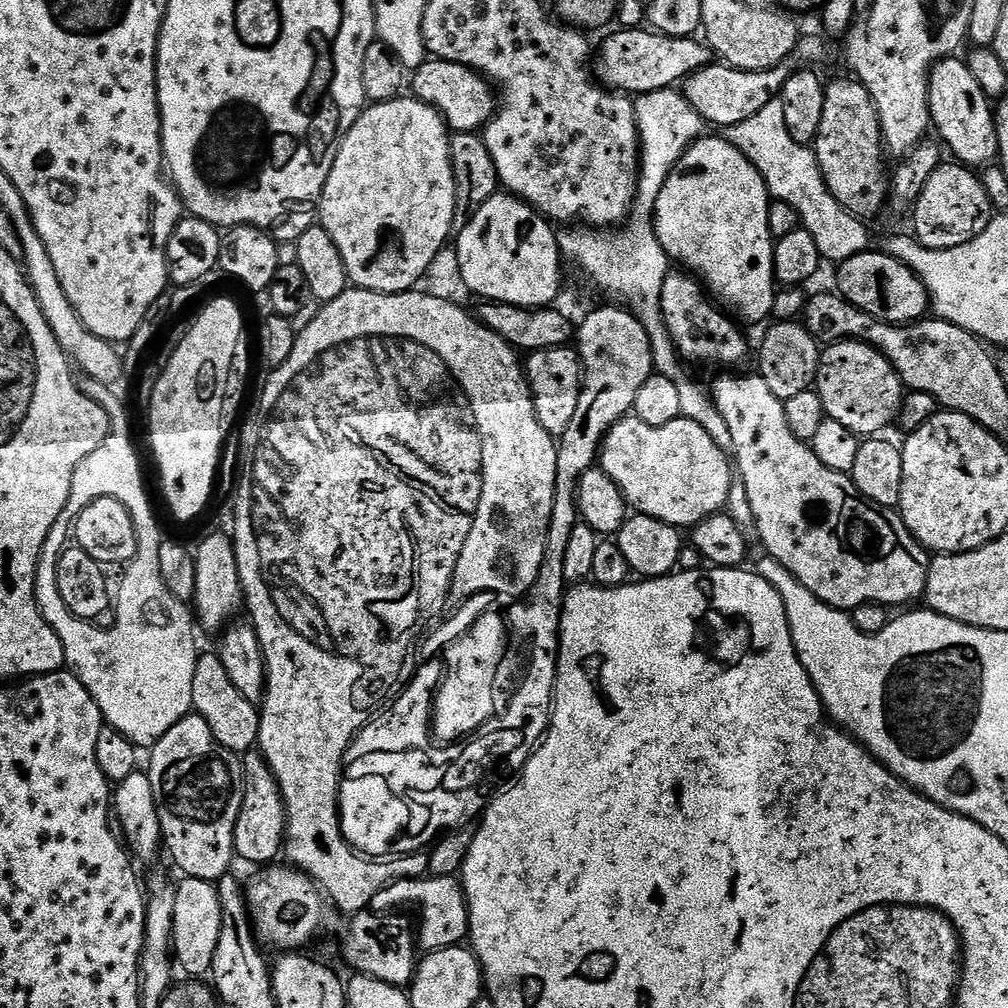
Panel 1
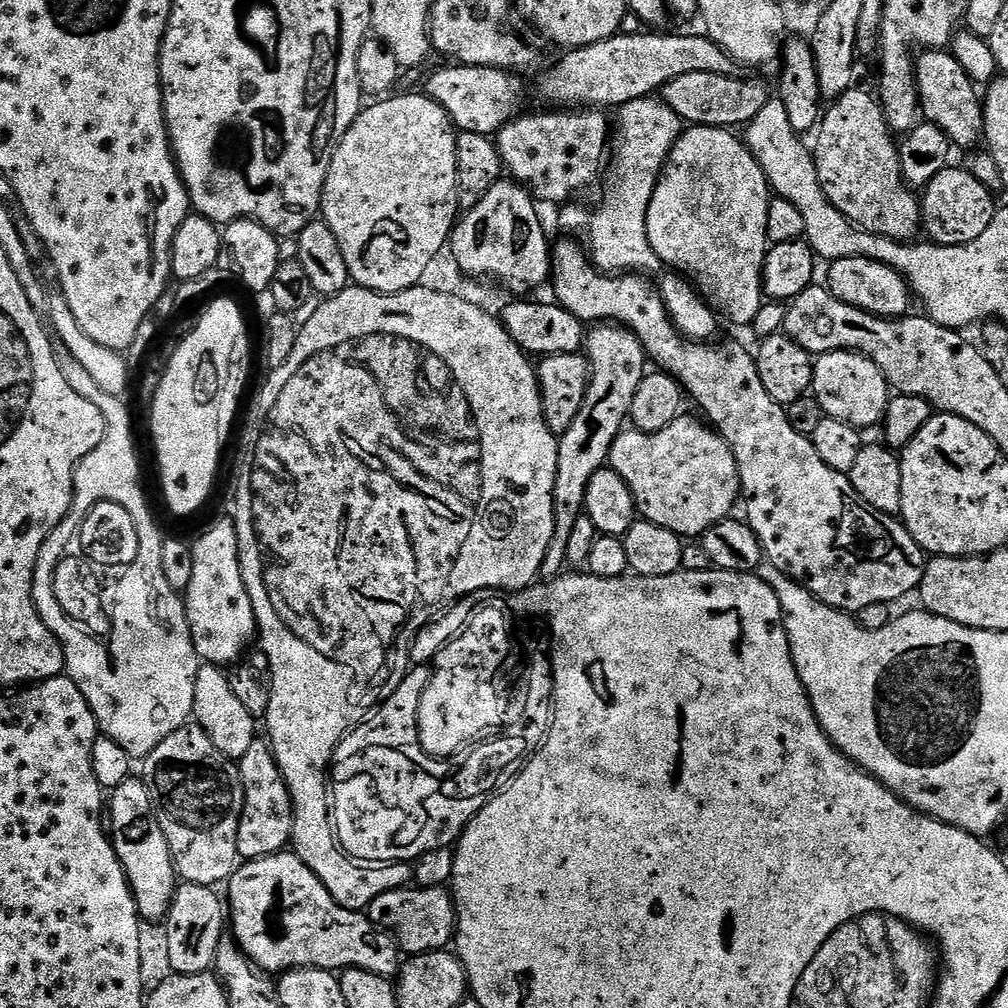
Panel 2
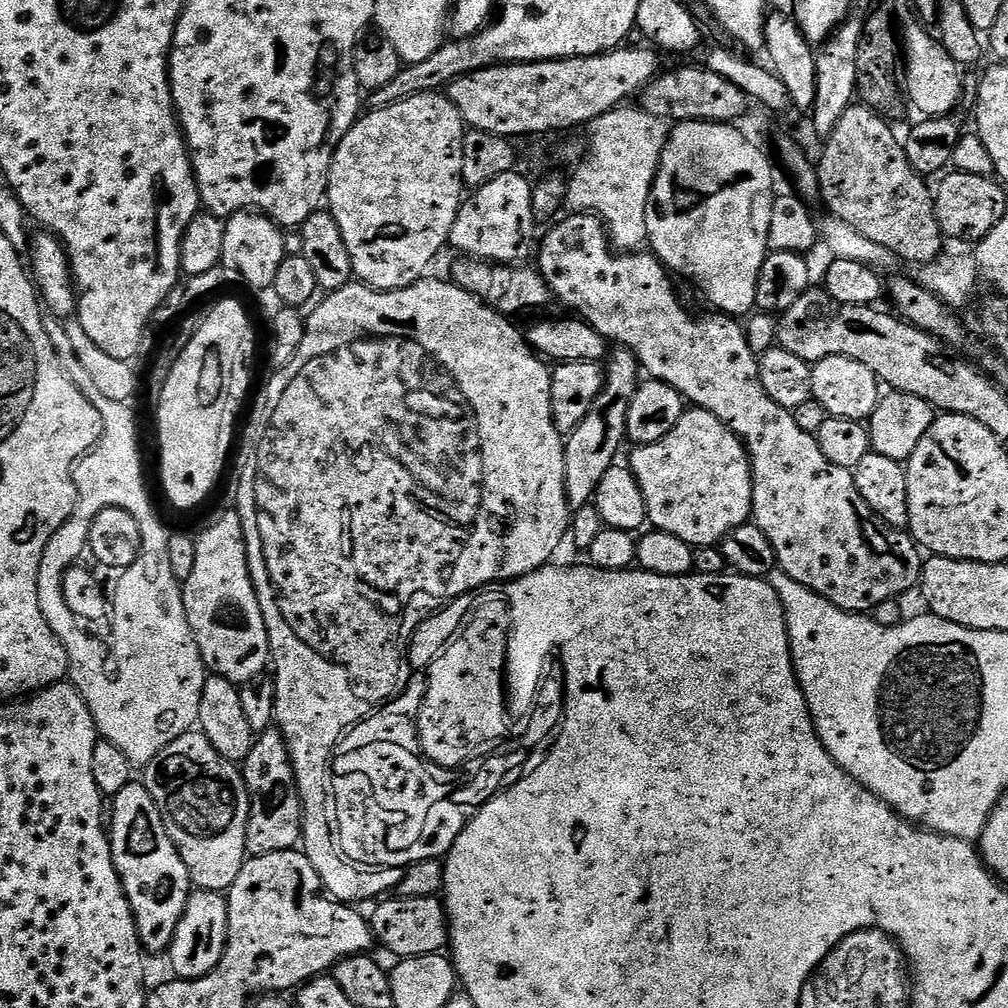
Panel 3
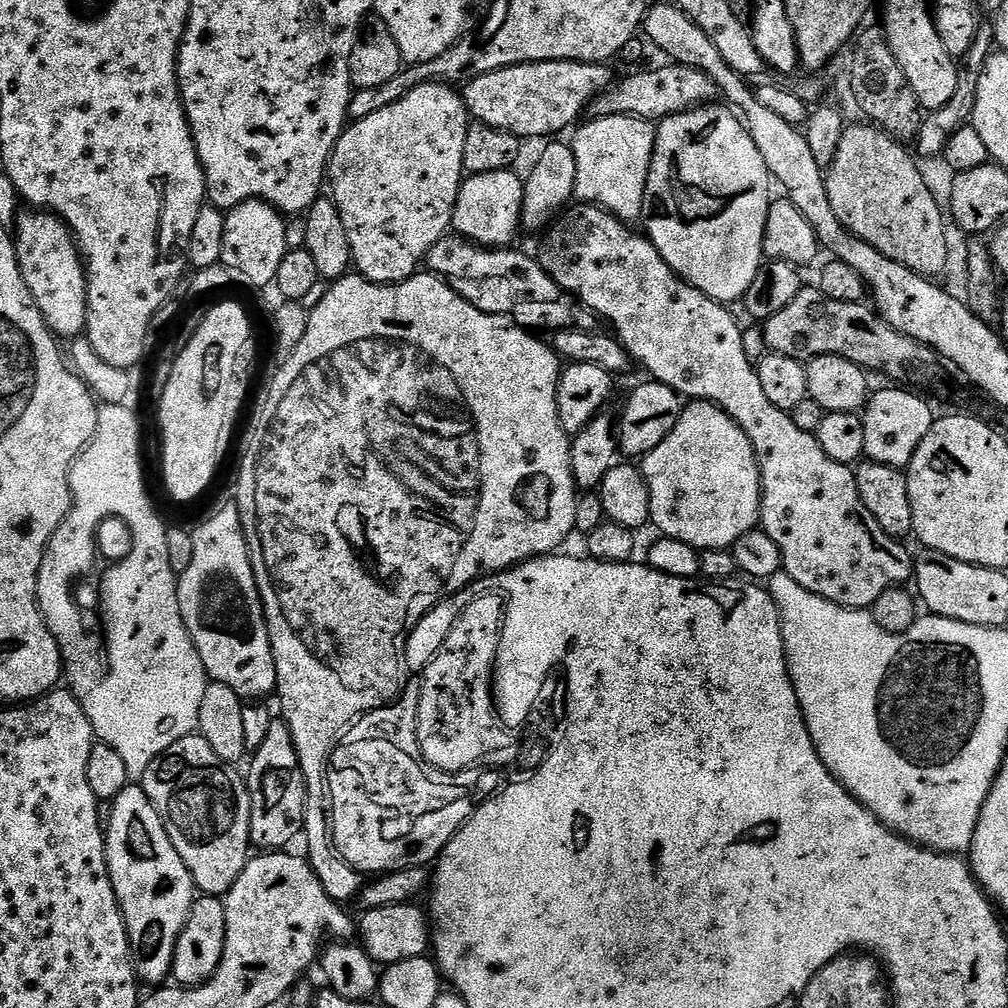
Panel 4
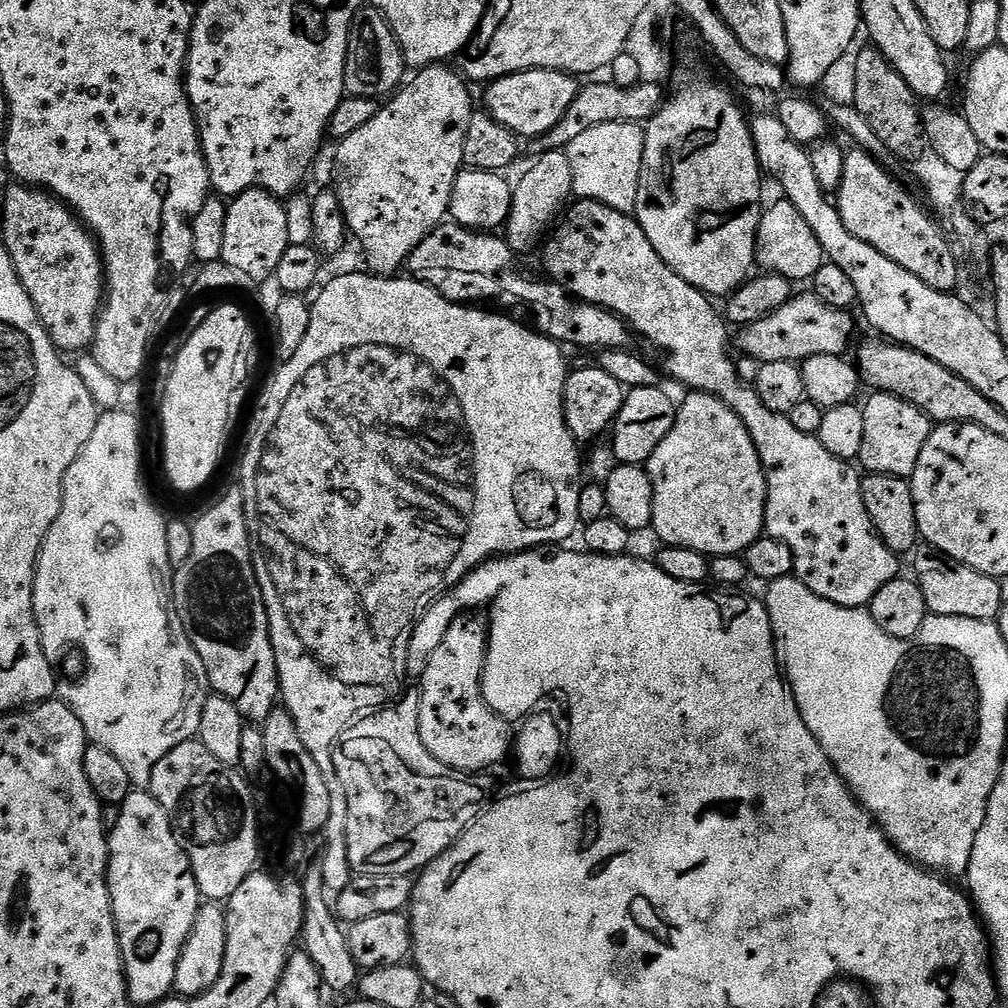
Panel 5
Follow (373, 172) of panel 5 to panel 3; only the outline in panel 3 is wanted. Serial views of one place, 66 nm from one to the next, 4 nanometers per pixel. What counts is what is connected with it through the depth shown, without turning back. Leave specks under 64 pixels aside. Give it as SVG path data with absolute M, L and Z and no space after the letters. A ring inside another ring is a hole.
M423 92L414 98L406 98L402 102L385 108L365 111L352 125L352 129L344 135L342 142L336 147L330 166L326 208L331 212L334 222L338 222L338 230L342 230L342 242L346 242L346 250L350 250L352 271L359 283L367 284L369 288L377 288L379 292L393 292L395 288L405 288L415 284L427 273L424 271L431 266L432 259L446 248L450 230L454 226L454 218L458 218L458 210L466 192L466 185L462 178L462 146L465 131L466 125L462 114L458 114L458 106L454 106L454 102L450 102L447 95L440 92Z

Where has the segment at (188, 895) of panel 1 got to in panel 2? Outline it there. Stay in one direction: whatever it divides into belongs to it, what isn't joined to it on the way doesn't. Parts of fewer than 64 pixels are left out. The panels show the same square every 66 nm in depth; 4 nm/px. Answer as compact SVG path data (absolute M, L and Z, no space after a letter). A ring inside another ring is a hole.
M181 883L166 917L168 924L168 964L173 973L199 976L215 965L218 946L225 939L226 904L215 887L207 884Z

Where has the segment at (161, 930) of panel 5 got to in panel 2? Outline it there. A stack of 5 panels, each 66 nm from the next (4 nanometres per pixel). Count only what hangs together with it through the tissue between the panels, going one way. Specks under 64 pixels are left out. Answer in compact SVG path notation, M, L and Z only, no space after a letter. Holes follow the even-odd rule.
M129 778L122 782L122 786L111 789L110 812L111 808L110 839L122 862L124 873L128 875L128 884L141 917L145 921L163 921L172 907L178 887L178 873L176 863L172 860L172 851L166 842L166 834L162 834L160 820L152 806L147 783L140 778Z

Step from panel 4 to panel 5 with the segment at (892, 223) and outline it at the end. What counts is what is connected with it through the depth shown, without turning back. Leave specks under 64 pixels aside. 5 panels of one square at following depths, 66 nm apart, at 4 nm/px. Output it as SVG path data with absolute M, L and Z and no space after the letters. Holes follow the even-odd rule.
M858 147L845 151L842 182L840 189L834 193L834 203L842 222L850 234L874 246L891 262L896 262L934 290L951 293L956 284L958 256L949 237L888 172L891 171L885 165L874 162L870 154Z

